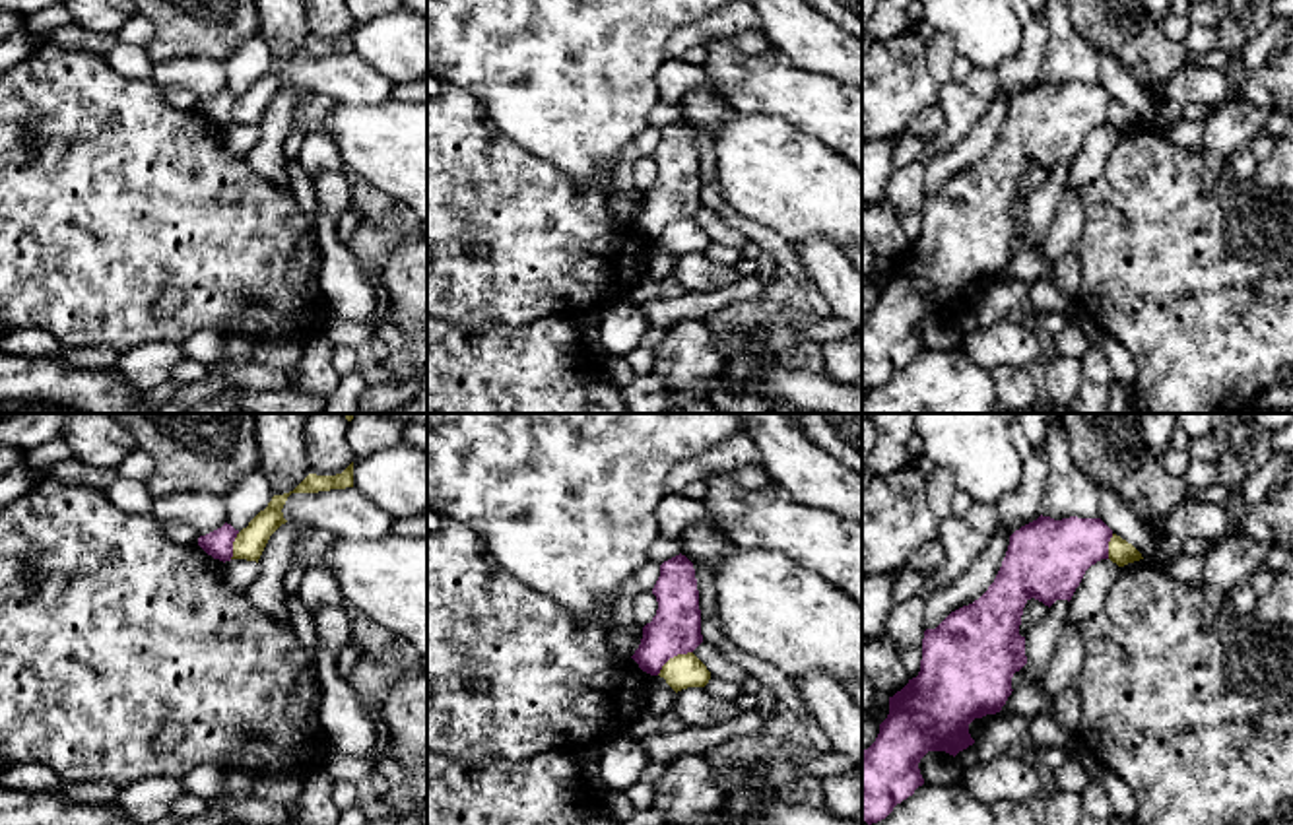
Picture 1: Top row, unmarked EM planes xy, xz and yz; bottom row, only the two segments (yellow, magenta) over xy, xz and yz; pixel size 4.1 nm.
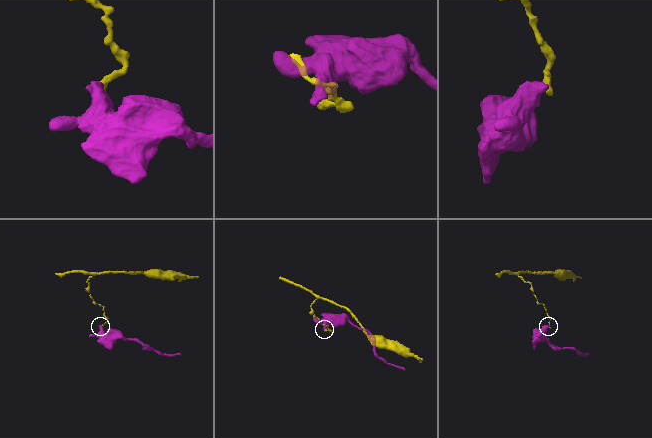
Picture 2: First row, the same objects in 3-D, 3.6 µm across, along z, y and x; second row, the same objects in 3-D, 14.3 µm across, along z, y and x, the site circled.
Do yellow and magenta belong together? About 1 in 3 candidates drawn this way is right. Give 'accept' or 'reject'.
reject

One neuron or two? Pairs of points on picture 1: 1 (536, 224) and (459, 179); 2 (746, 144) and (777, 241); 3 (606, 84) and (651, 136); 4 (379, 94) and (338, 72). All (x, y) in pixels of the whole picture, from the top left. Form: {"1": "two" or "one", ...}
{"1": "one", "2": "two", "3": "two", "4": "one"}

